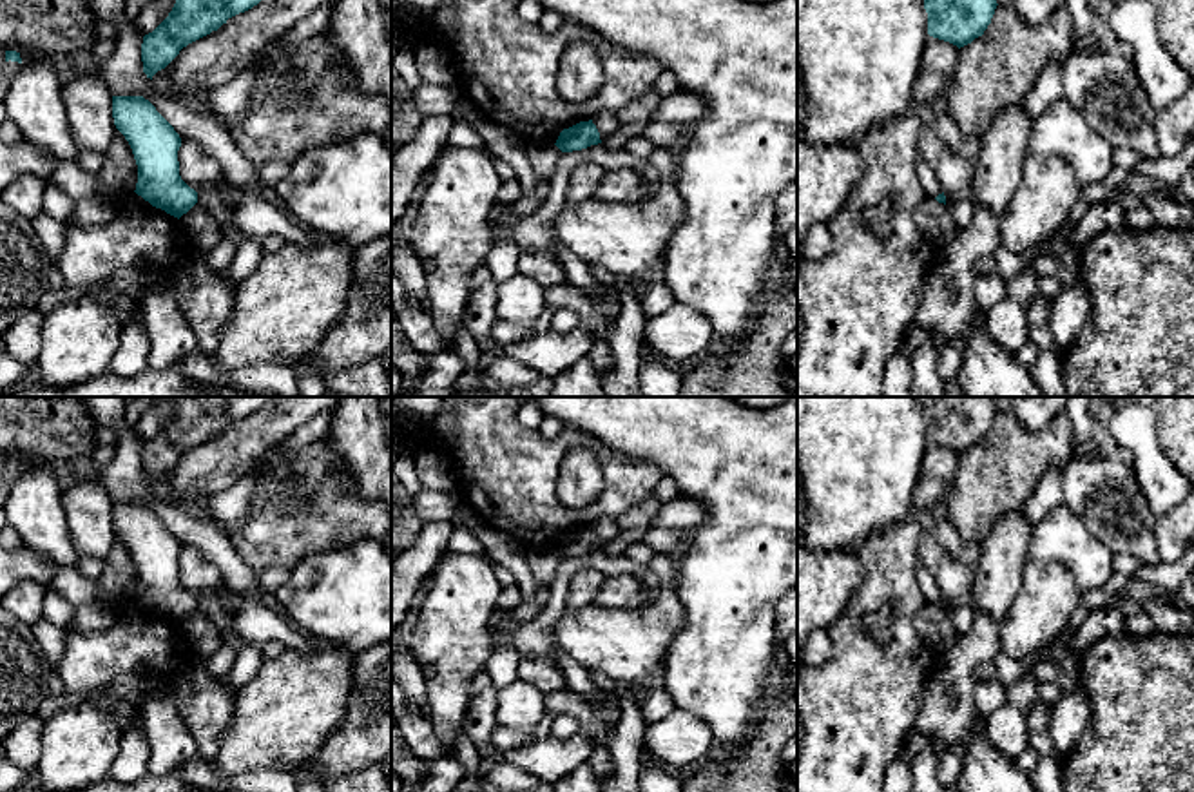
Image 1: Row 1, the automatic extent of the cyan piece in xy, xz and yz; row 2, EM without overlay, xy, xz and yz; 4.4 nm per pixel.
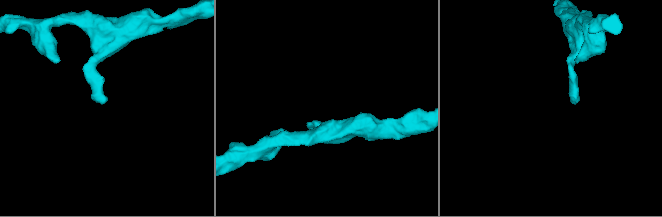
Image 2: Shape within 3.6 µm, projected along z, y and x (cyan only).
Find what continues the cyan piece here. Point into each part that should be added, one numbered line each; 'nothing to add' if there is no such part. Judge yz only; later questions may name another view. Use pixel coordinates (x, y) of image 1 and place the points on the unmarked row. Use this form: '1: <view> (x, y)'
nothing to add

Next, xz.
nothing to add

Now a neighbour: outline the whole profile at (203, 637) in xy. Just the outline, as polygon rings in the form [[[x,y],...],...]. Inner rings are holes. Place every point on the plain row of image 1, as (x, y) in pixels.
[[[199,609],[183,620],[179,629],[190,654],[210,656],[225,643],[221,629]]]

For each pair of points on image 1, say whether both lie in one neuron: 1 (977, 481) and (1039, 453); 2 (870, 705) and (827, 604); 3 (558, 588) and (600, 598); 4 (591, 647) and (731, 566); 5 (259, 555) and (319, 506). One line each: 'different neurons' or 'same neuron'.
1: same neuron
2: different neurons
3: different neurons
4: different neurons
5: same neuron

